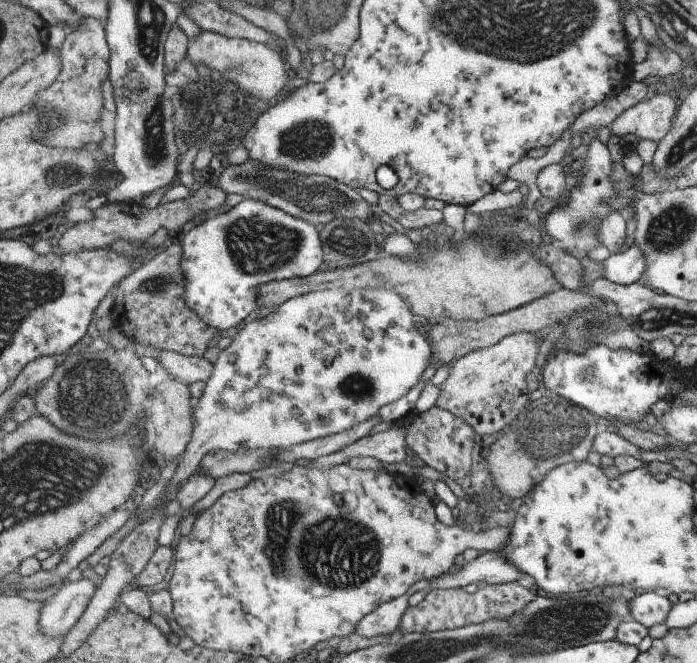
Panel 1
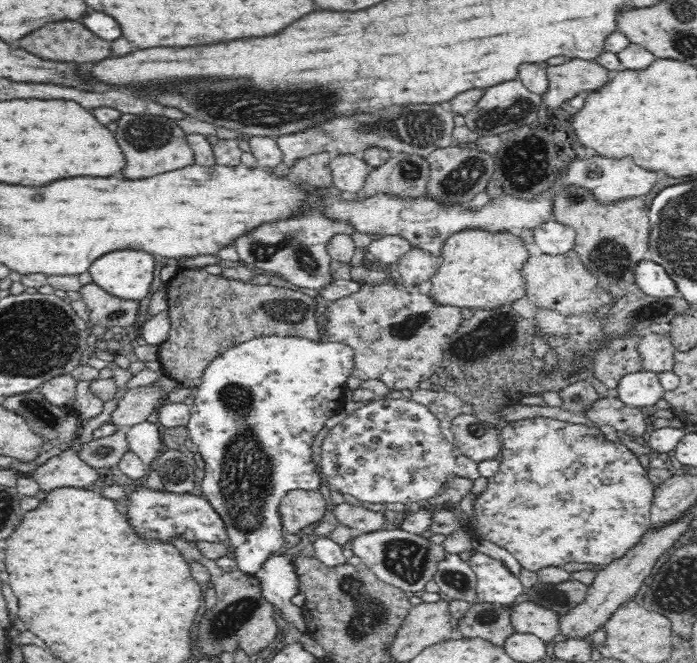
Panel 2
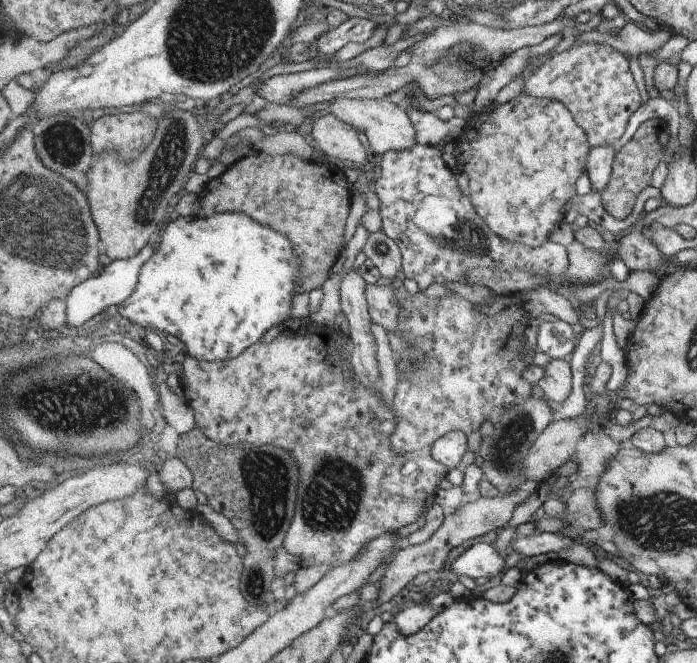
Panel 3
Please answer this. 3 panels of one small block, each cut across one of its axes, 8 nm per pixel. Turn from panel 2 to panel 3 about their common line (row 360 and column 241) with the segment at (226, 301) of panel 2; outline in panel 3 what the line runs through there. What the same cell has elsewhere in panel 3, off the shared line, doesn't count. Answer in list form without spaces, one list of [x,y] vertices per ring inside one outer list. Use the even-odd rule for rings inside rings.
[[[253,152],[239,159],[226,173],[211,180],[200,196],[201,210],[196,216],[210,217],[217,213],[239,211],[287,234],[302,259],[302,277],[295,294],[311,294],[327,282],[331,268],[344,248],[352,188],[340,169],[307,162],[293,154],[275,156]]]

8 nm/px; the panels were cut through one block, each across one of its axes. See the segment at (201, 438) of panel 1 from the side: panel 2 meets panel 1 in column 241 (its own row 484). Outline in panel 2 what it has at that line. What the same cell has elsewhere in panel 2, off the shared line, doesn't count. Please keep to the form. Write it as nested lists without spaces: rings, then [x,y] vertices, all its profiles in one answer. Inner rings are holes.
[[[384,399],[380,402],[368,402],[366,406],[348,415],[340,425],[334,426],[326,434],[321,448],[319,471],[324,478],[326,488],[341,494],[350,494],[357,500],[374,504],[401,502],[425,504],[429,498],[442,494],[456,477],[456,456],[454,444],[448,442],[441,432],[439,421],[434,414],[410,399]]]

